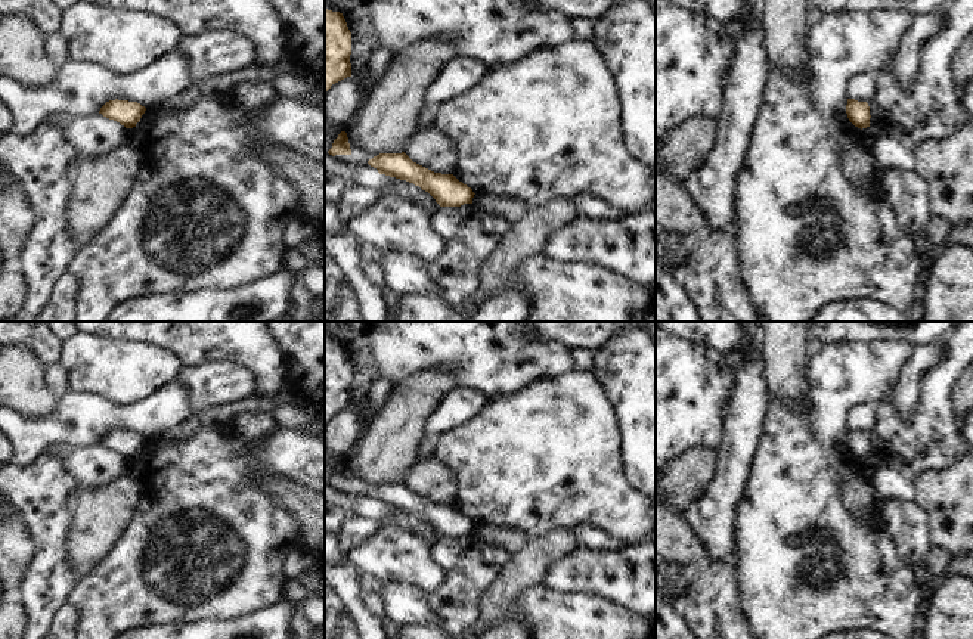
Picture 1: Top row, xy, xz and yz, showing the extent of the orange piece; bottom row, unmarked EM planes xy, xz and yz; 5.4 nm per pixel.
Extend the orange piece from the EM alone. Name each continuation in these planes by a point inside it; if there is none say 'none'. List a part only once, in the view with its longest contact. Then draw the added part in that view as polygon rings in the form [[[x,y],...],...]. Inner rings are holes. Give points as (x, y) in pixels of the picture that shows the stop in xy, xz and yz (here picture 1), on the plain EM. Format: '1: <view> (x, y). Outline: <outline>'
none

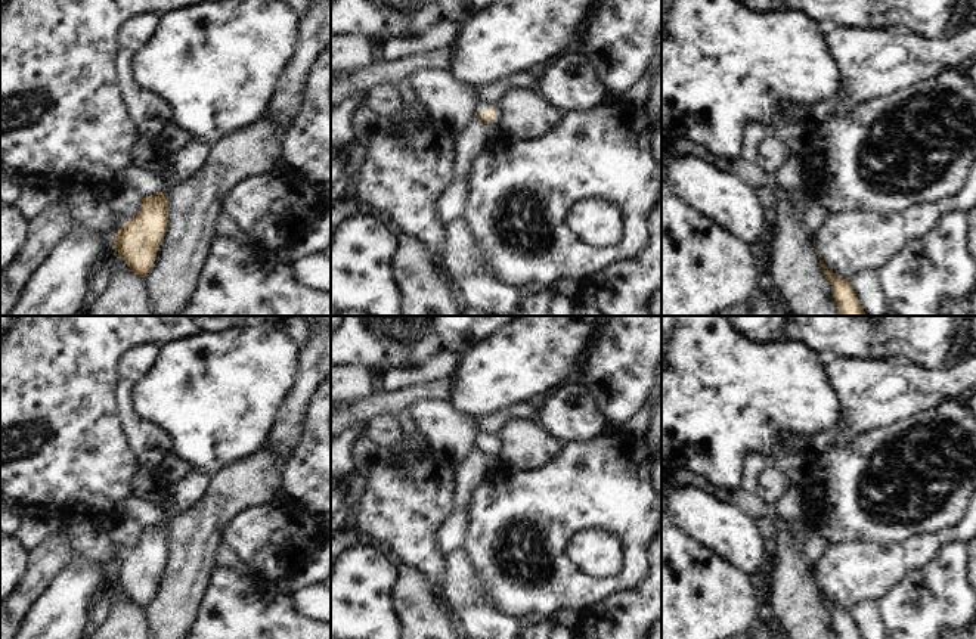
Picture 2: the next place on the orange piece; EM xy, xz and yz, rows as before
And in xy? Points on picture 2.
1: xy (179, 496). Outline: [[[189,471],[188,475],[176,484],[167,487],[167,491],[159,503],[162,524],[186,511],[199,497],[207,494],[210,478],[196,471]]]

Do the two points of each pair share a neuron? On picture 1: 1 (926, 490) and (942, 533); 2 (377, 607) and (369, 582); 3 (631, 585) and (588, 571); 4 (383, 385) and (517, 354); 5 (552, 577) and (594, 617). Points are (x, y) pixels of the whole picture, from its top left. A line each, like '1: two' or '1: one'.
1: one
2: one
3: one
4: two
5: two

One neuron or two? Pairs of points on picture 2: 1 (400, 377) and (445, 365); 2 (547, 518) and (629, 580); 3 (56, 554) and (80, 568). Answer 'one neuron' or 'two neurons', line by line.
1: one neuron
2: one neuron
3: two neurons

